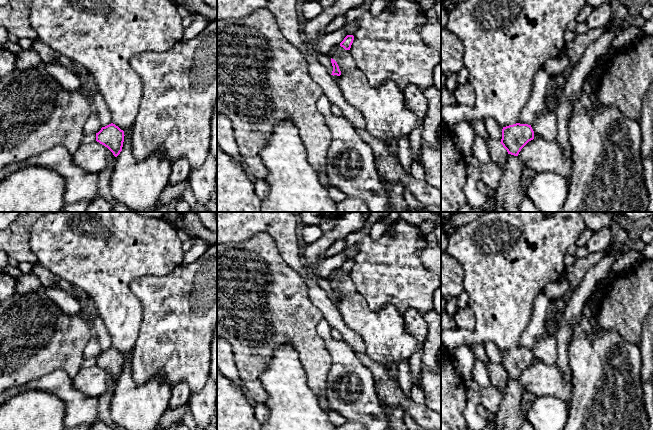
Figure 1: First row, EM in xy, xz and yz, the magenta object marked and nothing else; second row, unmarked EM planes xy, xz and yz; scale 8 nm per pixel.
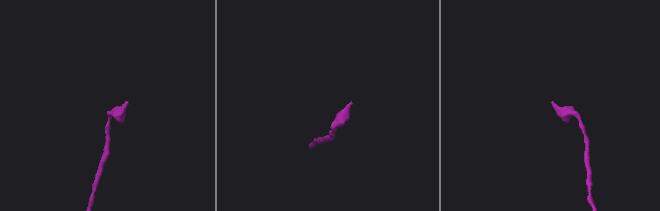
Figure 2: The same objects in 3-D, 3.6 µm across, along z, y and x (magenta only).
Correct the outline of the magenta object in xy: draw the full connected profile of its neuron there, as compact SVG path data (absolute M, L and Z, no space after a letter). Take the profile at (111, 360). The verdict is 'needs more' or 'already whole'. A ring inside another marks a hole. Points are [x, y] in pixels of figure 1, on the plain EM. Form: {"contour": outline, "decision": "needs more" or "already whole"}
{"contour": "M111 347L96 357L96 365L107 371L115 381L122 375L124 366L124 355Z", "decision": "already whole"}

